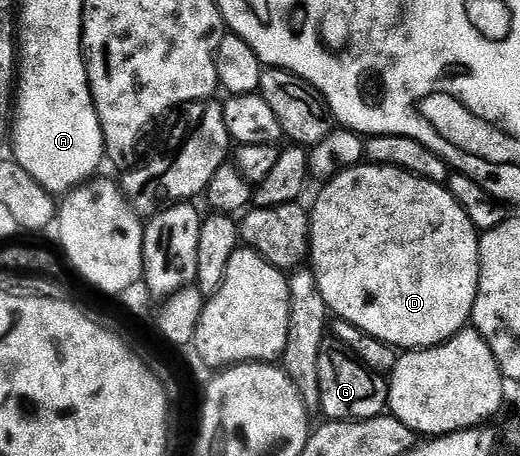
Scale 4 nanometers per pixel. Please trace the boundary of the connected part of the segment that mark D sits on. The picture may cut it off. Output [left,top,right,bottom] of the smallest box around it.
[309,163,479,351]

